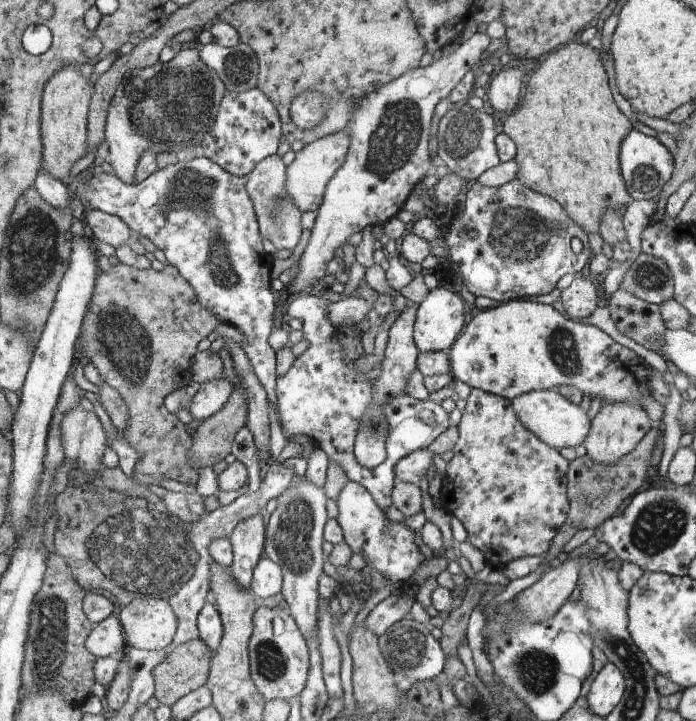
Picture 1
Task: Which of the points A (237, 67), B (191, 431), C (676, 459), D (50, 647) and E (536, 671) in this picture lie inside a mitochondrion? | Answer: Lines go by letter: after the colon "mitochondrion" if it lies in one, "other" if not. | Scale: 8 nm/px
A: mitochondrion
B: other
C: other
D: mitochondrion
E: mitochondrion

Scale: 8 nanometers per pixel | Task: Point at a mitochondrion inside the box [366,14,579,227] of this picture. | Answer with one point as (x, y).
(461, 140)

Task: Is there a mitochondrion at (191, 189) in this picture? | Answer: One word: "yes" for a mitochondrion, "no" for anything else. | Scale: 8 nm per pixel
yes

